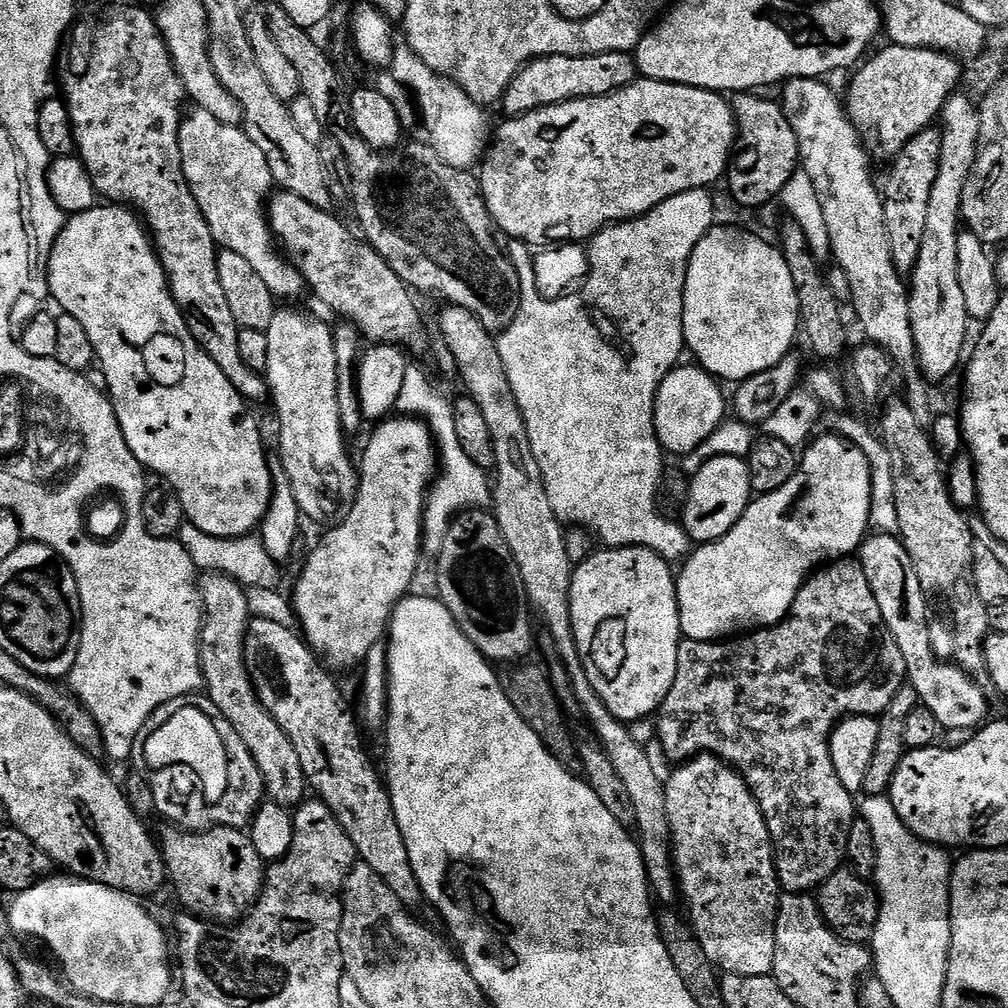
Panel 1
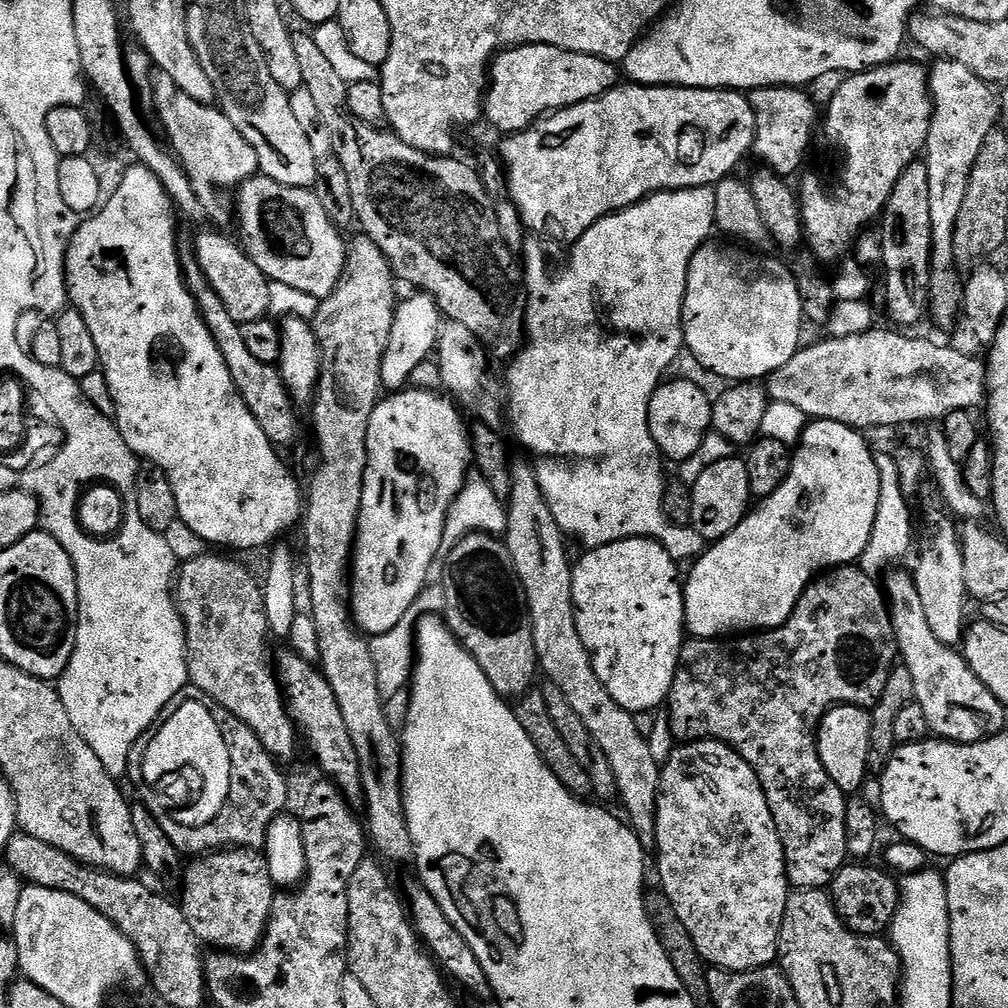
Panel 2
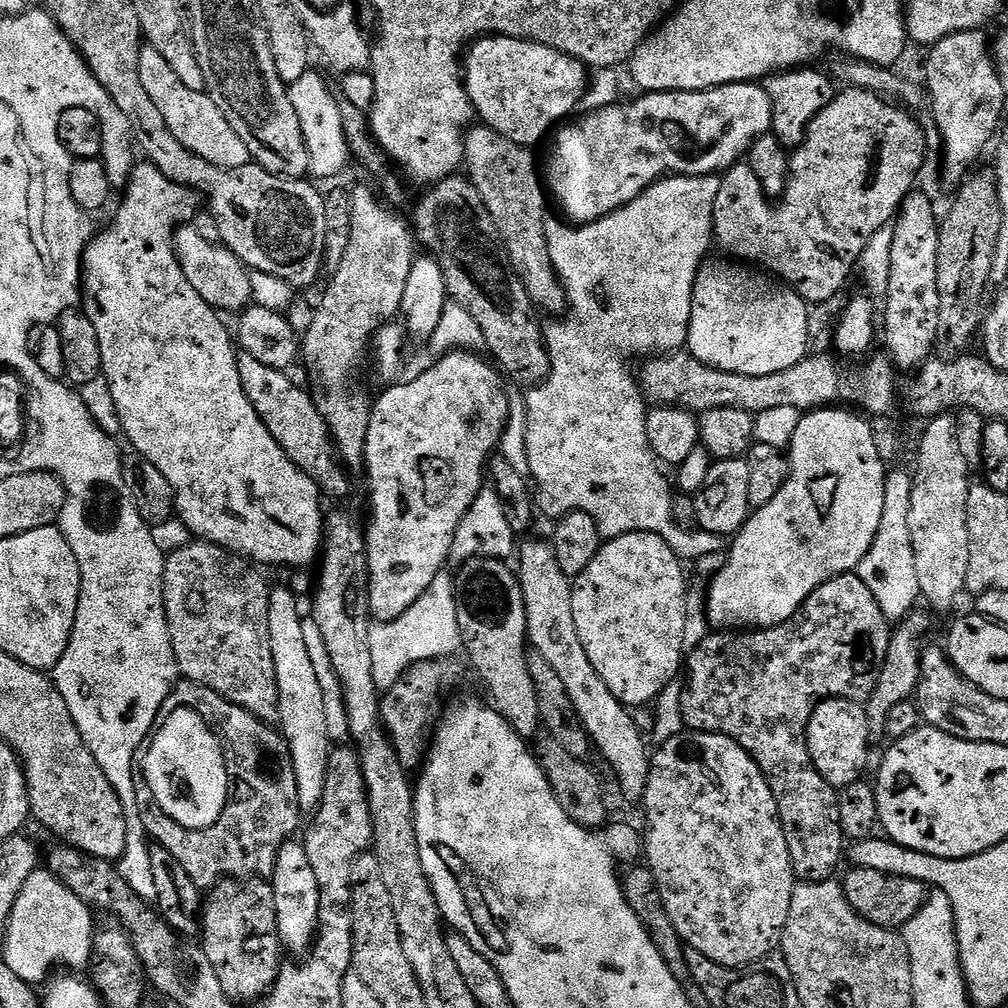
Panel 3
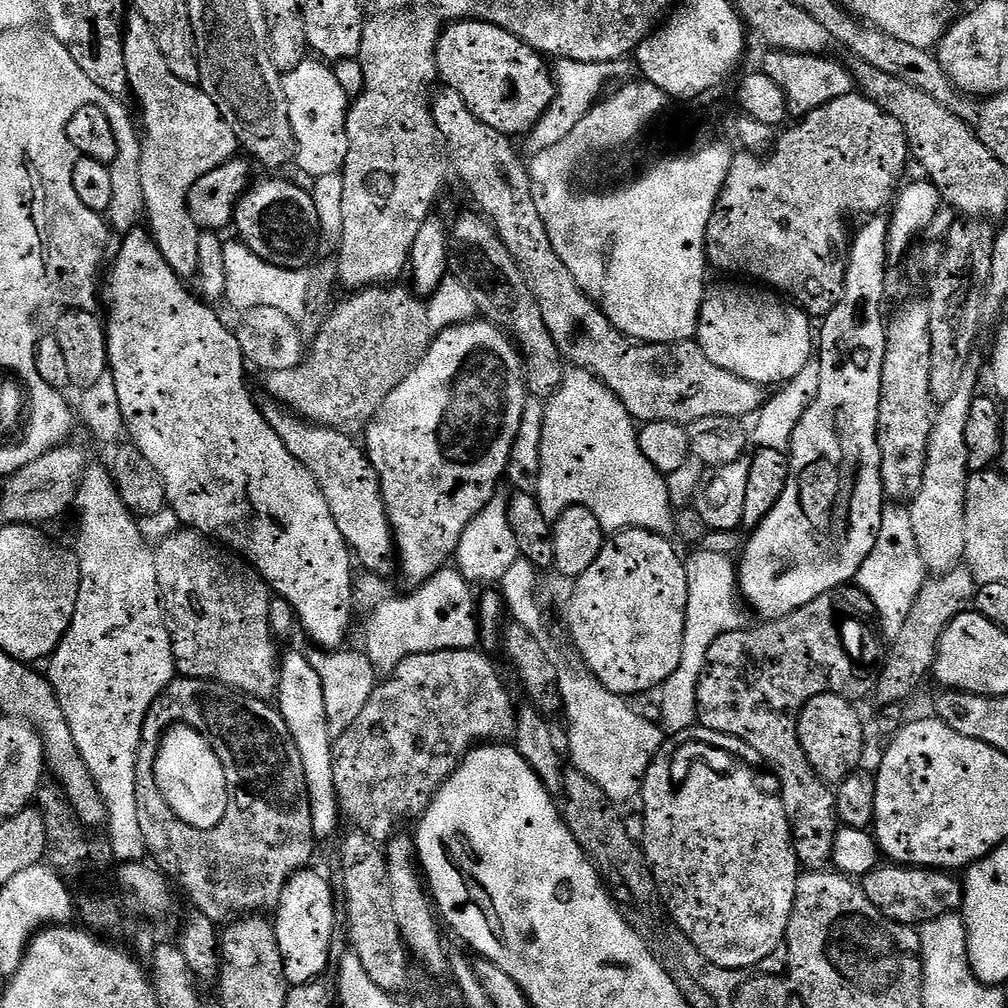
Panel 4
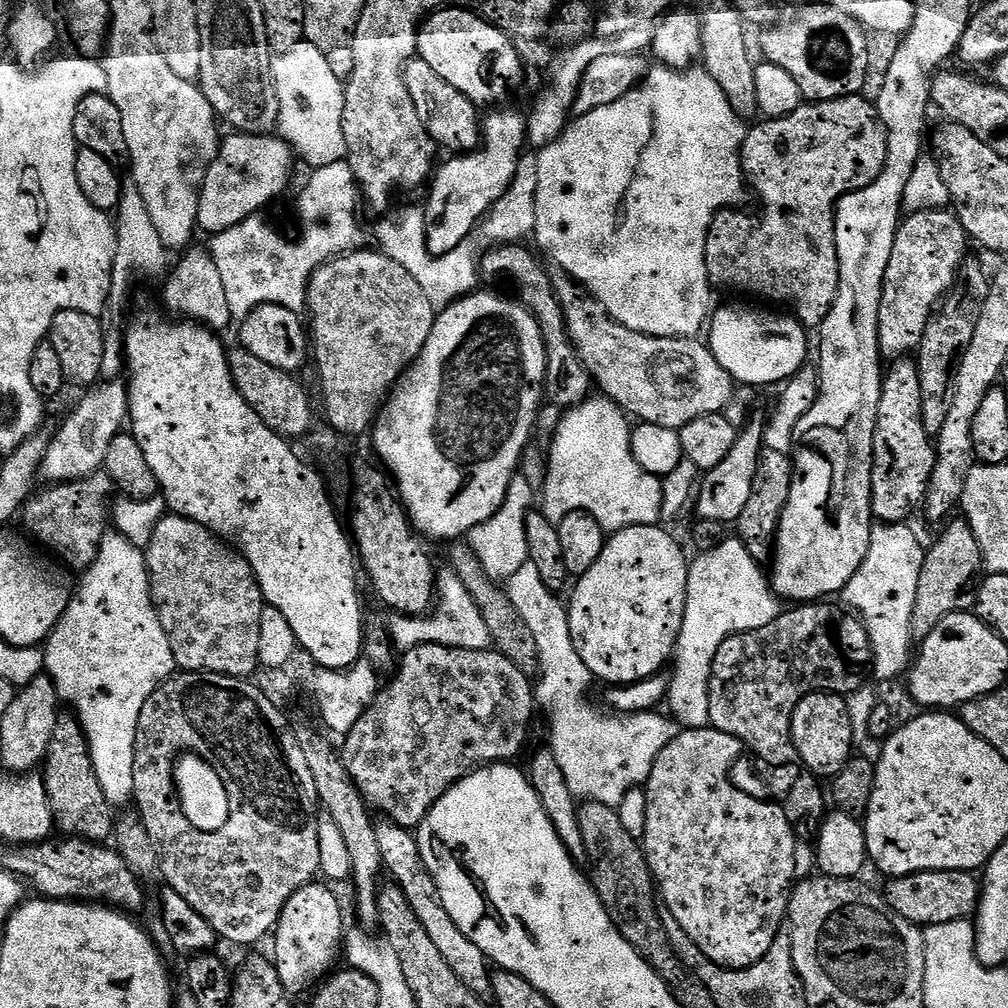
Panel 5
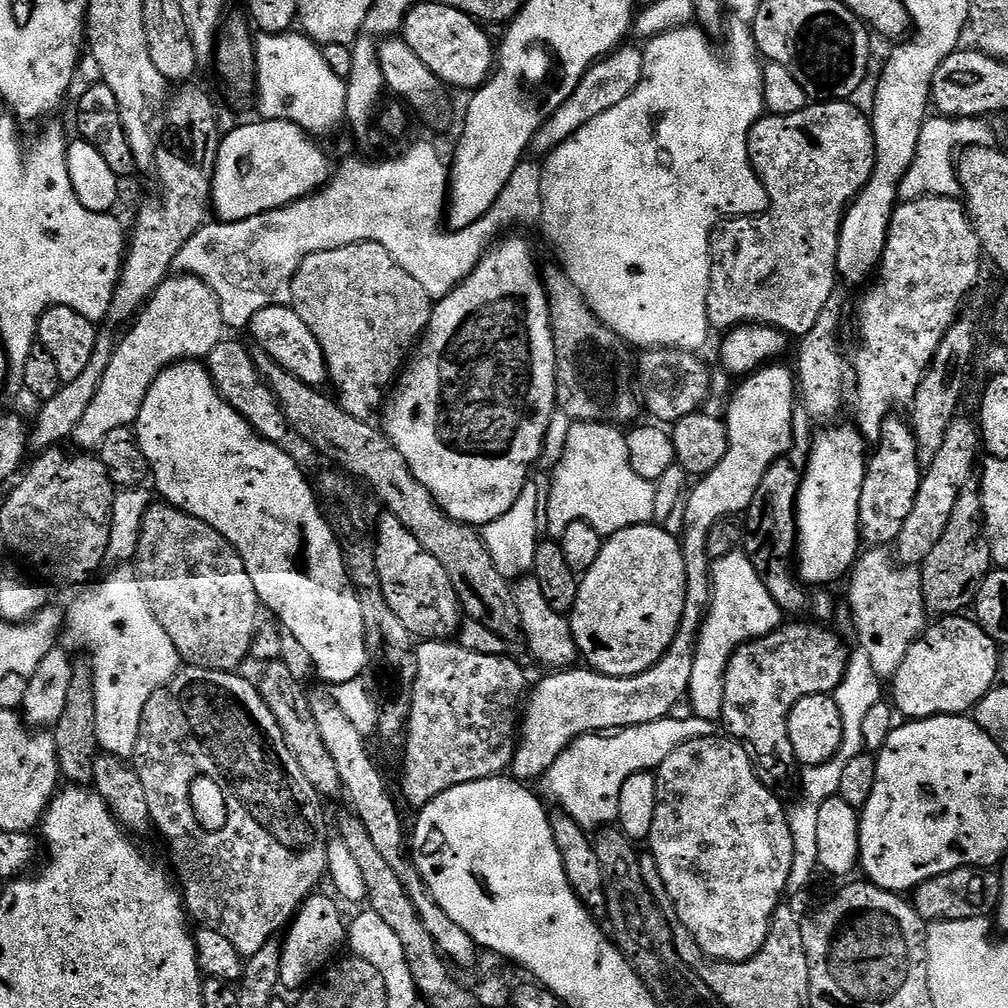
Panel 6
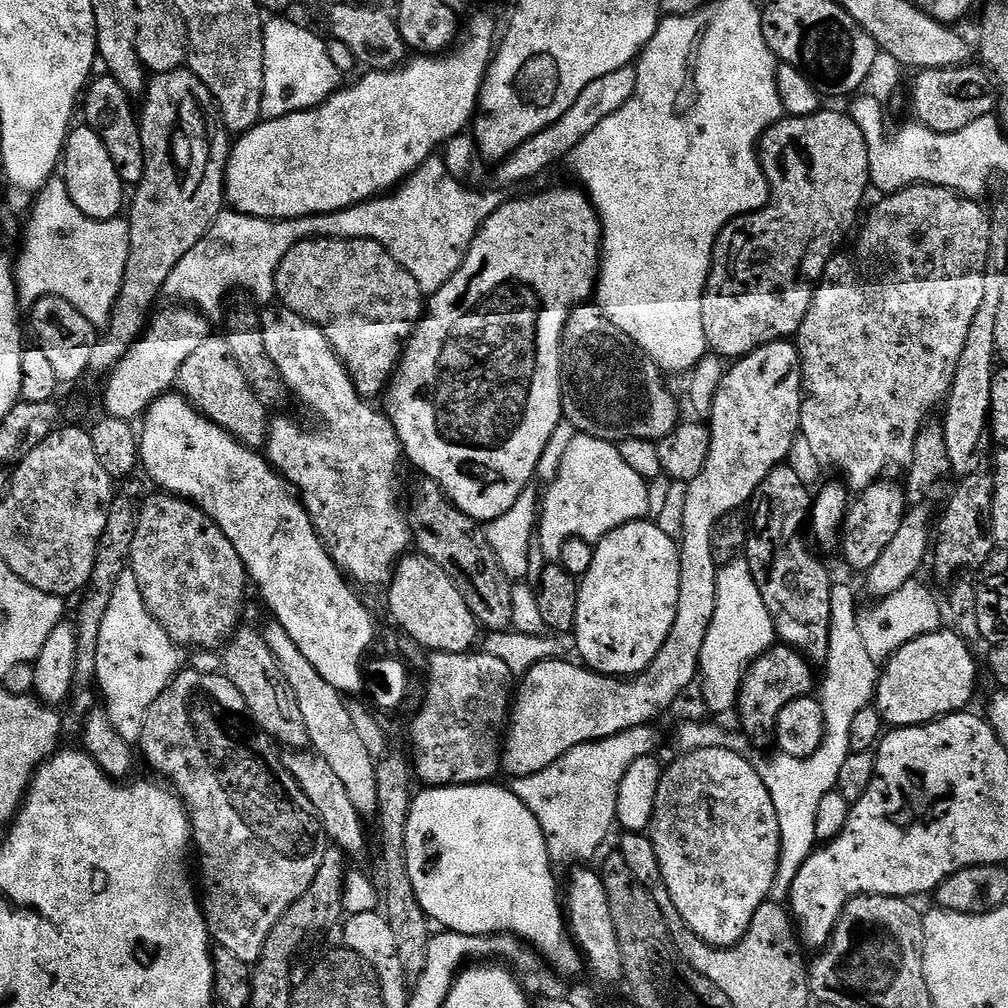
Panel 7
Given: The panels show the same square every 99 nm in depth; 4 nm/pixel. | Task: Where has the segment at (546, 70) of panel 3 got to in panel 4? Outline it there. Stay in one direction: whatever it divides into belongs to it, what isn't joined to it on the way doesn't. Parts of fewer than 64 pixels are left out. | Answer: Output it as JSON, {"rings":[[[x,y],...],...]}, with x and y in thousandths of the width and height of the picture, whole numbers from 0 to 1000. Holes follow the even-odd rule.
{"rings":[[[453,20],[441,28],[433,47],[433,74],[439,86],[449,87],[458,93],[470,117],[482,121],[482,125],[490,125],[490,129],[505,137],[516,137],[527,130],[552,93],[549,68],[537,53],[531,52],[514,36],[477,20]]]}

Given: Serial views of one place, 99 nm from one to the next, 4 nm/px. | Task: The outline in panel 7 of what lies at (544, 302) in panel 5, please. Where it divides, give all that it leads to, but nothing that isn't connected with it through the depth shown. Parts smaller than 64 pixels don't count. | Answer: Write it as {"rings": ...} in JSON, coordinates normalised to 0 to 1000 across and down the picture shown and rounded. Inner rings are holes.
{"rings":[[[580,300],[571,303],[567,307],[567,311],[563,313],[563,322],[560,325],[560,334],[556,344],[556,362],[558,363],[558,379],[560,380],[560,417],[563,420],[567,420],[571,424],[570,428],[572,430],[588,433],[594,437],[603,437],[607,440],[614,441],[616,437],[624,437],[625,435],[637,435],[638,437],[654,438],[661,436],[671,425],[673,418],[676,416],[675,409],[671,406],[671,397],[663,390],[663,385],[659,382],[658,375],[655,374],[654,363],[627,337],[630,336],[625,335],[624,330],[618,329],[613,323],[609,323],[609,319],[605,319],[605,315],[601,315],[599,309],[590,301]]]}

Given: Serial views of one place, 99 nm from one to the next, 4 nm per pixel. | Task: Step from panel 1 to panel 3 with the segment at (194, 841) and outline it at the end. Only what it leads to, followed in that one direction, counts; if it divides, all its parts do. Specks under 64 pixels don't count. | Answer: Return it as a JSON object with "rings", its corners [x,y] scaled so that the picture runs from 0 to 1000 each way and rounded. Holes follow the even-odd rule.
{"rings":[[[227,871],[209,882],[200,897],[200,939],[228,991],[250,994],[261,989],[274,975],[280,959],[269,876],[262,871],[246,871],[241,876]]]}

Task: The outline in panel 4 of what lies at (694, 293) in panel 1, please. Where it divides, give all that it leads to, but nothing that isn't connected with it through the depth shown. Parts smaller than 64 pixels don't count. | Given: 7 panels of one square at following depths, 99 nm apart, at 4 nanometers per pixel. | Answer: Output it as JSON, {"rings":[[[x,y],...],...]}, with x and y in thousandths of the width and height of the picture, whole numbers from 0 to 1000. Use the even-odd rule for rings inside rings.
{"rings":[[[730,282],[703,285],[699,289],[698,299],[694,301],[694,318],[690,324],[689,336],[700,355],[708,359],[708,363],[716,363],[716,367],[724,367],[724,371],[732,371],[749,381],[777,383],[790,371],[795,370],[796,363],[800,363],[801,357],[808,353],[808,321],[802,311],[789,301],[765,289],[754,289],[758,290],[733,286]]]}

